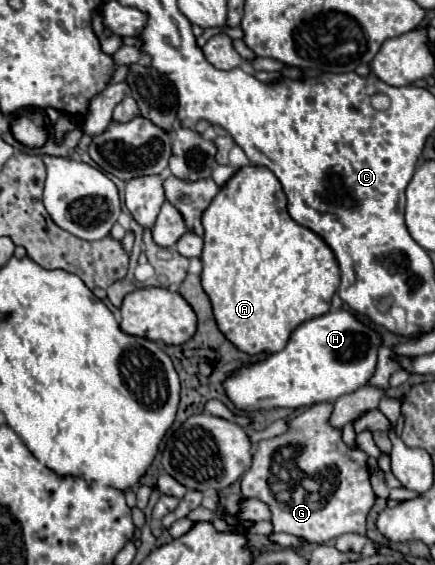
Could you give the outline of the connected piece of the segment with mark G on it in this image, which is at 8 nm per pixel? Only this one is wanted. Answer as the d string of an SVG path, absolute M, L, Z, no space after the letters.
M317 403L305 413L293 417L289 421L289 431L265 439L257 443L253 465L247 475L241 479L241 493L243 497L259 499L269 505L271 509L271 523L275 533L289 533L297 539L303 539L309 545L323 545L331 539L337 539L343 533L359 533L365 535L365 519L371 507L375 505L375 493L371 489L369 481L369 469L367 469L367 453L361 449L349 449L343 439L341 431L335 431L327 419L331 415L329 403Z

